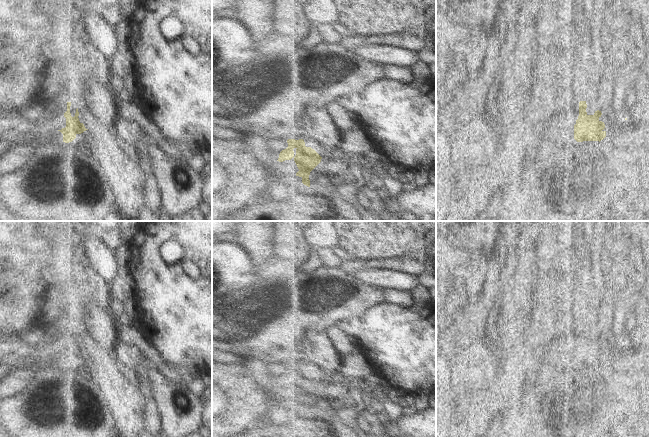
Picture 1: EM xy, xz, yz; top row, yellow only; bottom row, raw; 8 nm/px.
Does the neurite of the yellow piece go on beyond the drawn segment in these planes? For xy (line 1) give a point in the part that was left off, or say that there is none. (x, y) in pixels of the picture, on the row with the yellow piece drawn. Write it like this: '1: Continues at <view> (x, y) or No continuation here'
1: No continuation here

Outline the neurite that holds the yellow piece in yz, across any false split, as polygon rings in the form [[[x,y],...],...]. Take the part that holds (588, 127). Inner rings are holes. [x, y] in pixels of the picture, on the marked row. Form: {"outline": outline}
{"outline": [[[586,101],[579,102],[579,116],[574,125],[574,139],[577,142],[601,141],[606,137],[605,124],[600,121],[601,111],[597,110],[593,115],[586,112]]]}

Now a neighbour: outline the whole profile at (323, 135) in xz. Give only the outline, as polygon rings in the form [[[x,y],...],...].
[[[306,107],[303,119],[308,134],[308,137],[303,139],[306,147],[311,147],[324,157],[333,148],[341,146],[342,131],[335,125],[326,107]]]

